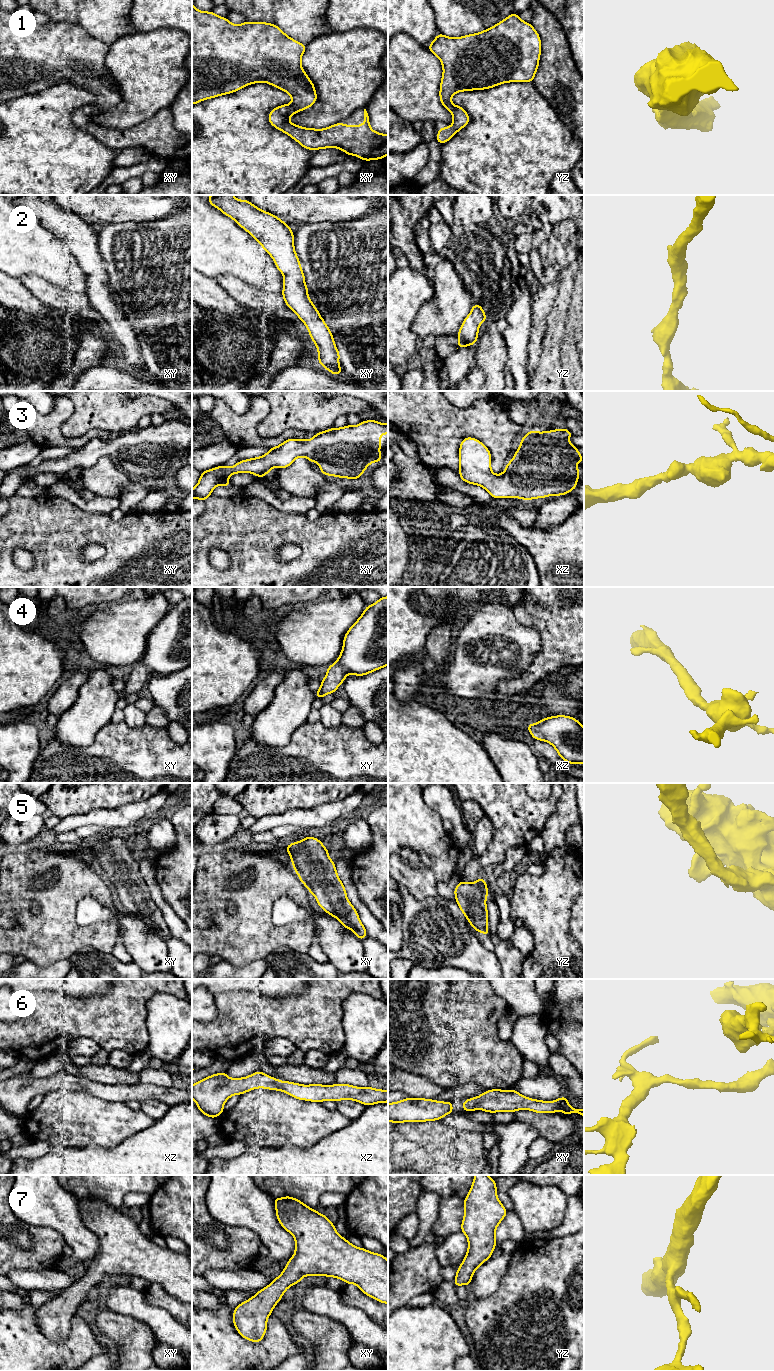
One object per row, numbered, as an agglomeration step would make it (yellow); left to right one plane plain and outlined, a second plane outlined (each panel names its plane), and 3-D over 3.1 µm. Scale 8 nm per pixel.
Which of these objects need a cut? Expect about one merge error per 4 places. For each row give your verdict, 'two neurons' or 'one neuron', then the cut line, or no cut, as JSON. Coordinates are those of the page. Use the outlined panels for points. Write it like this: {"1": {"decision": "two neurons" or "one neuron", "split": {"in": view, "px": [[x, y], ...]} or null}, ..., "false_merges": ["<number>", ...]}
{"1": {"decision": "one neuron", "split": null}, "2": {"decision": "one neuron", "split": null}, "3": {"decision": "one neuron", "split": null}, "4": {"decision": "one neuron", "split": null}, "5": {"decision": "one neuron", "split": null}, "6": {"decision": "one neuron", "split": null}, "7": {"decision": "one neuron", "split": null}, "false_merges": []}

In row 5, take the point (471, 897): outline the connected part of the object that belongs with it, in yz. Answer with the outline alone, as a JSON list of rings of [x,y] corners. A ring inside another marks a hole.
[[[481,877],[473,883],[460,880],[454,889],[455,900],[470,925],[477,931],[489,936],[488,910],[486,898],[489,894],[487,884]]]

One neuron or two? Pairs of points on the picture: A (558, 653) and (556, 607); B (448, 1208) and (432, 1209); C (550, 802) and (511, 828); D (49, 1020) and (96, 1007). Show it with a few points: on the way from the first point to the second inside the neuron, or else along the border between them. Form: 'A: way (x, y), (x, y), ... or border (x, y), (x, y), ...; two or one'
A: way (558, 642), (558, 618); one
B: border (441, 1197), (438, 1217), (430, 1230); two
C: way (540, 811), (521, 818); one
D: way (61, 1016), (84, 1016); one

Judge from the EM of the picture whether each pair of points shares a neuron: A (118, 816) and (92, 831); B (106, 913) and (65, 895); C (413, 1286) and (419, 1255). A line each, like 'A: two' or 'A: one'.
A: two
B: two
C: one

